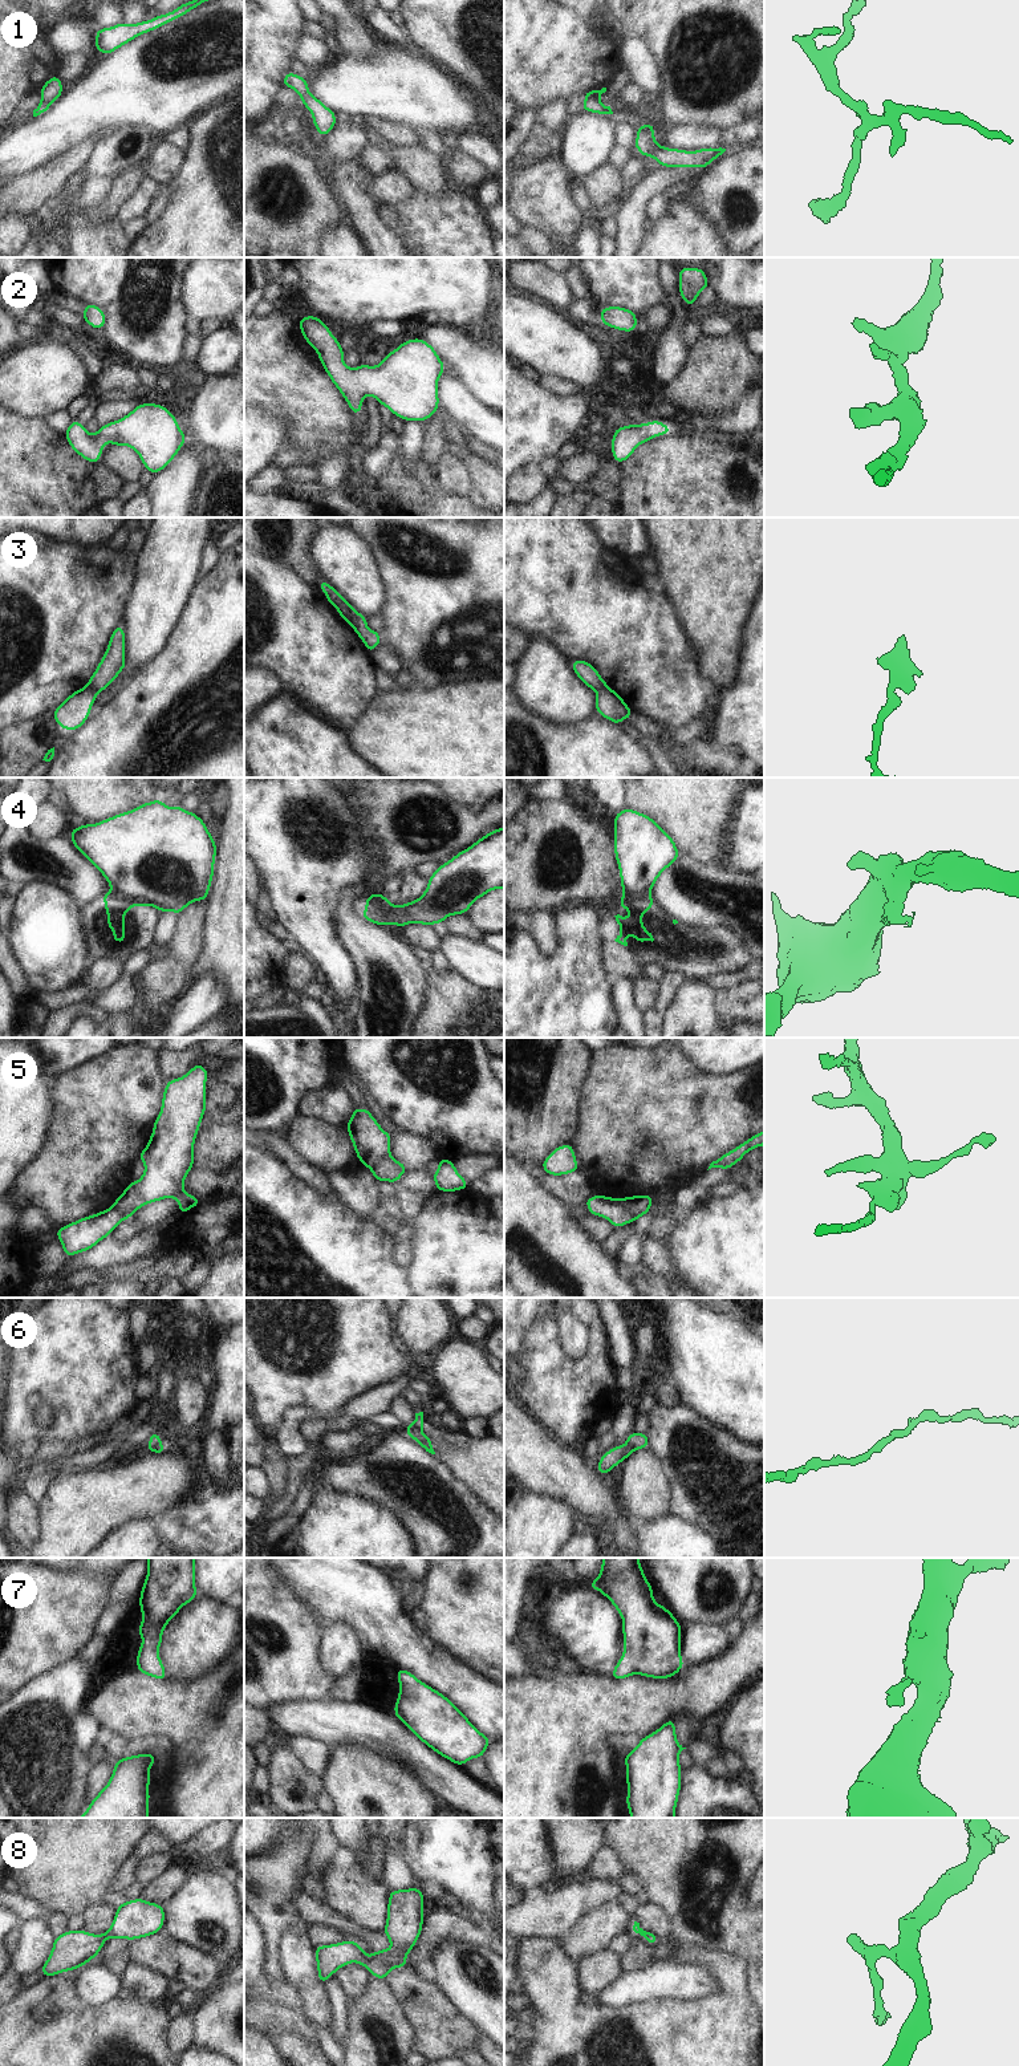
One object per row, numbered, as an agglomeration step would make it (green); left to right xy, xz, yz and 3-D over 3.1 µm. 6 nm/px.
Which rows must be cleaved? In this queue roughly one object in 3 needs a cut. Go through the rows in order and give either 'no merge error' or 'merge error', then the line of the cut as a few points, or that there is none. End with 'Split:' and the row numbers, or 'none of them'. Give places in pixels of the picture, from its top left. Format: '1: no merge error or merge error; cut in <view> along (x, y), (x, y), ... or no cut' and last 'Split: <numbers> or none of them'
1: no merge error; no cut
2: no merge error; no cut
3: merge error; cut in xy along (85, 686), (96, 694)
4: merge error; cut in xy along (110, 892), (135, 902), (147, 904)
5: merge error; cut in yz along (617, 1198), (622, 1209), (633, 1220)
6: merge error; cut in xy along (161, 1441), (151, 1449)
7: no merge error; no cut
8: no merge error; no cut
Split: 3, 4, 5, 6

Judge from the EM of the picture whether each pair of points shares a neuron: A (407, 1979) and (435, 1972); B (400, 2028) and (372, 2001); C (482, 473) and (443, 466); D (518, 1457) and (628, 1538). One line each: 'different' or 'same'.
A: different
B: same
C: different
D: same

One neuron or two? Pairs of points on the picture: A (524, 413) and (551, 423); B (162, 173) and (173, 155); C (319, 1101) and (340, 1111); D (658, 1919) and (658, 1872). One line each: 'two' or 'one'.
A: one
B: one
C: one
D: two

